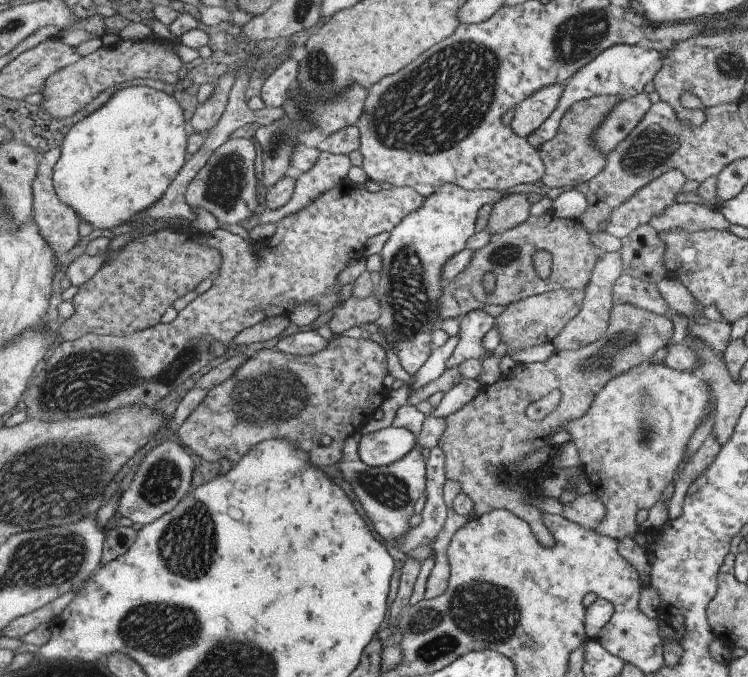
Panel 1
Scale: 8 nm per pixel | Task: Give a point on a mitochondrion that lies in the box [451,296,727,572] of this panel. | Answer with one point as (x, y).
(596, 363)

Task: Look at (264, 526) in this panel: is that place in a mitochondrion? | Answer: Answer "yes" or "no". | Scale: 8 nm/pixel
no

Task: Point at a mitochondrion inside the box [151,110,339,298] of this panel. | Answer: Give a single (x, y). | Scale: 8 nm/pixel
(225, 187)

